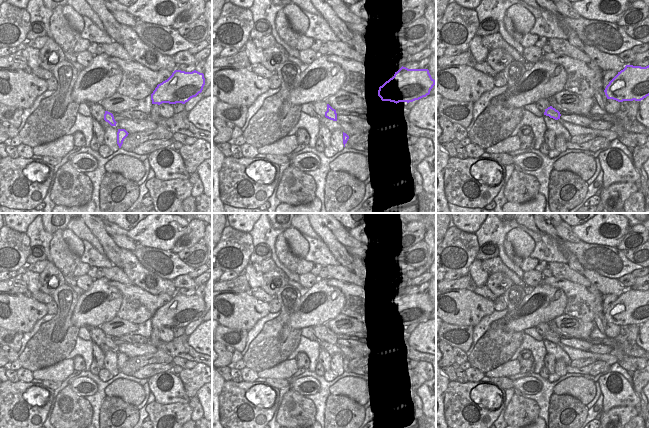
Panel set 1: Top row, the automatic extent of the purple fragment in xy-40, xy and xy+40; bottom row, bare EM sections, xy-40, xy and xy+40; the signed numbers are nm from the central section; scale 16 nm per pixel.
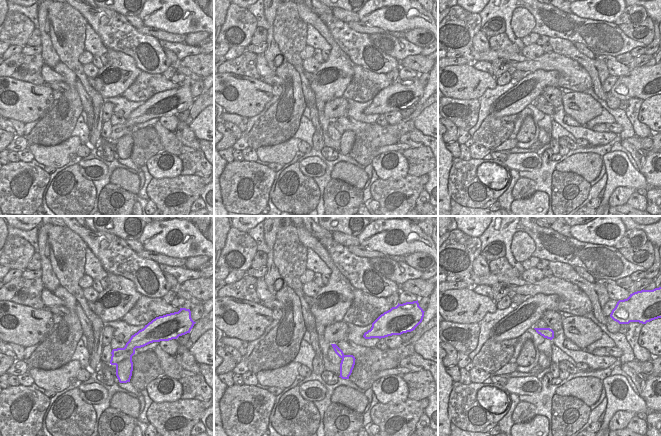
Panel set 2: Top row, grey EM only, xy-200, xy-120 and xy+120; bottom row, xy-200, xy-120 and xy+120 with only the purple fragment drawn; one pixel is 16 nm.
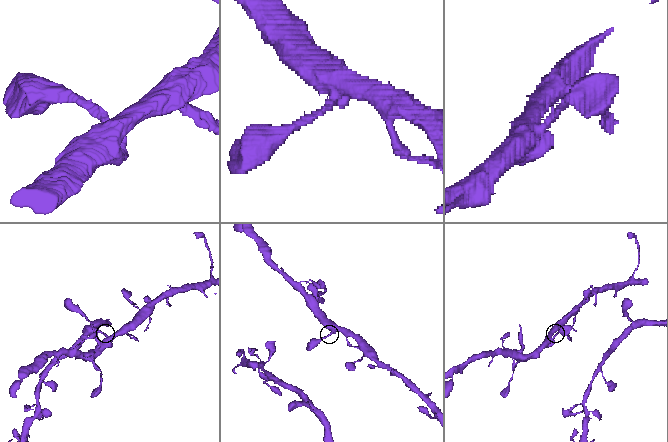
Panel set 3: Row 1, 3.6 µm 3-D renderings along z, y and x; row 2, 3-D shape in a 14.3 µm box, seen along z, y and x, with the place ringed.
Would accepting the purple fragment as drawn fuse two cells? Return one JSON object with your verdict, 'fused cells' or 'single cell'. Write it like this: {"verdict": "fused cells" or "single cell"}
{"verdict": "single cell"}

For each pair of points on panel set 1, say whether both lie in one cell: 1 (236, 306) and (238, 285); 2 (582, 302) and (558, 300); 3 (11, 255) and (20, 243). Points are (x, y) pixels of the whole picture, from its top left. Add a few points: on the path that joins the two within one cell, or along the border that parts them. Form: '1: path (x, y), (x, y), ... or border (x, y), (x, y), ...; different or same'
1: border (222, 290), (250, 293); different
2: border (549, 285), (559, 288), (564, 293), (564, 313); different
3: path (11, 252), (17, 246); same

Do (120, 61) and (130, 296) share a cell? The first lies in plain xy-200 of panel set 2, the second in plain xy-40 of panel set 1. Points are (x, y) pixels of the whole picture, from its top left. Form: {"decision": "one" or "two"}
{"decision": "two"}

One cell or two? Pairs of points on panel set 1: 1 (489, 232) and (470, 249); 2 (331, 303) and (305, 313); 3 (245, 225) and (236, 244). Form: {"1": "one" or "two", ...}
{"1": "two", "2": "one", "3": "two"}

